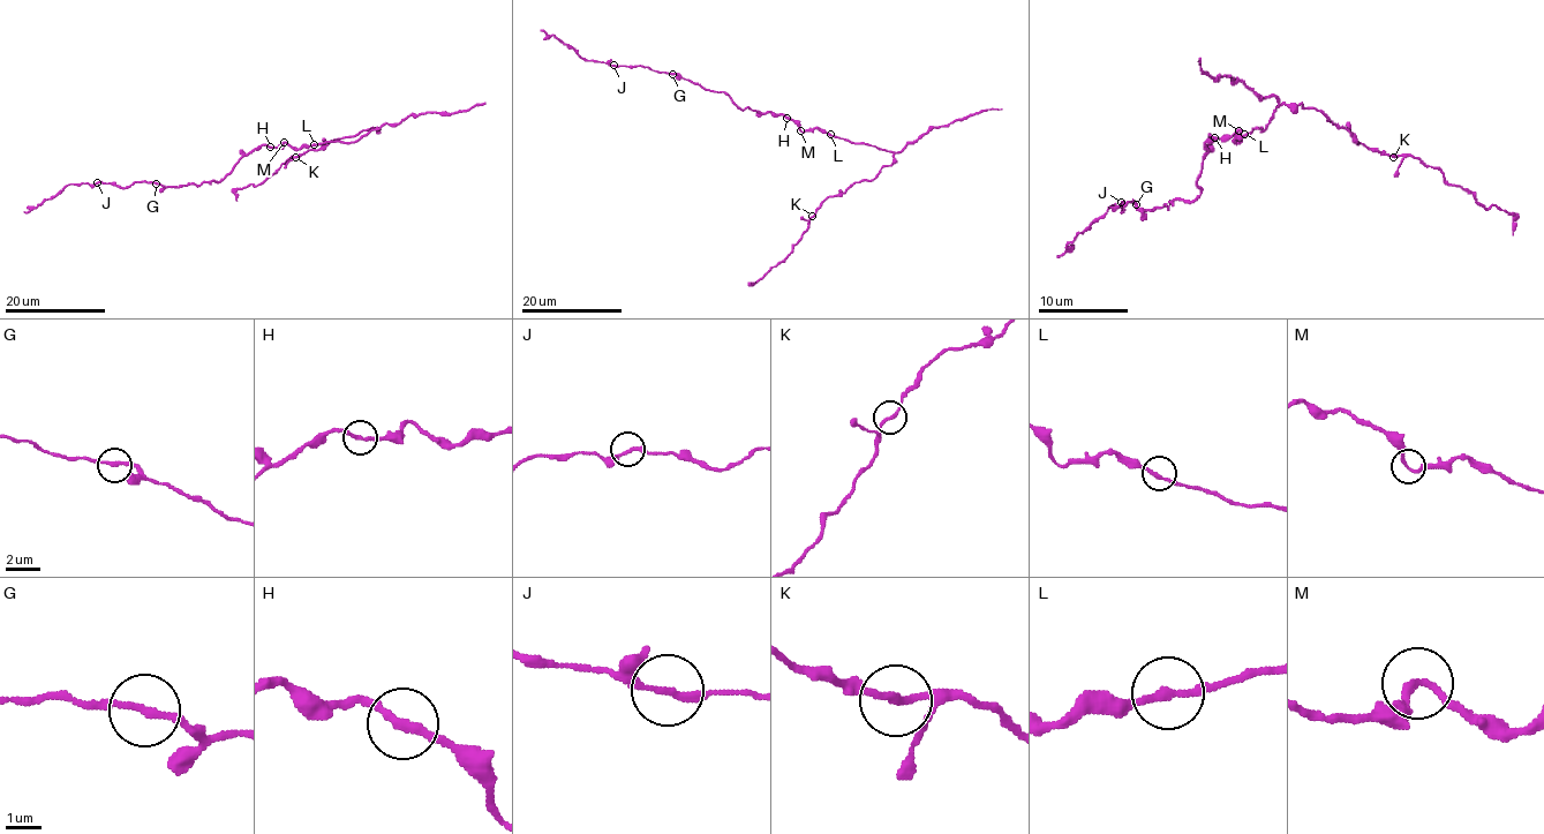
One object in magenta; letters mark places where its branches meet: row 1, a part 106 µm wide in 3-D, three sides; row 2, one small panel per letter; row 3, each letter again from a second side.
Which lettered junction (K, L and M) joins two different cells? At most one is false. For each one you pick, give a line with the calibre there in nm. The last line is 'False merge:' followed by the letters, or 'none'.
False merge: none

